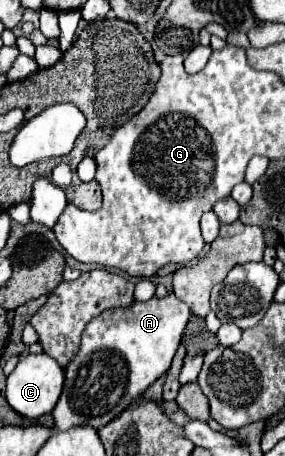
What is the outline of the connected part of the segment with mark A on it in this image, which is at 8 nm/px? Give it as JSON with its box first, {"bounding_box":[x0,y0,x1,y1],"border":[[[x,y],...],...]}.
{"bounding_box":[51,293,191,431],"border":[[[173,293],[145,303],[133,301],[129,307],[107,309],[87,323],[79,351],[65,367],[63,393],[51,411],[55,427],[67,431],[75,425],[103,427],[115,419],[131,401],[141,395],[169,367],[177,351],[185,325],[191,317],[189,307]]]}

